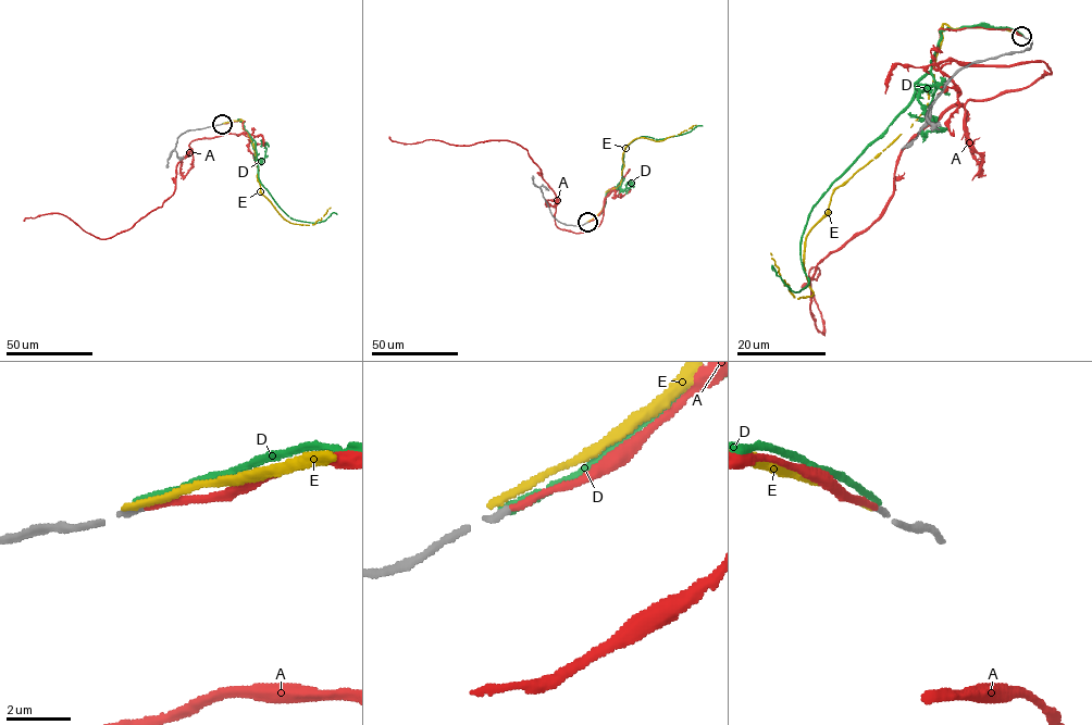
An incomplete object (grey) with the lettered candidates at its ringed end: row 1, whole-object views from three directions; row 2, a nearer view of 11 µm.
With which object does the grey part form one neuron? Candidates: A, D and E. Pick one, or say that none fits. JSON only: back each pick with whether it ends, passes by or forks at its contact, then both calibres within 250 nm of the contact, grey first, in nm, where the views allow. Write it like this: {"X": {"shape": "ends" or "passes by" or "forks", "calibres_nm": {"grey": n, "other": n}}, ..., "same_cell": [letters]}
{"A": {"shape": "ends", "calibres_nm": {"grey": 190, "other": 190}}, "same_cell": ["A"]}

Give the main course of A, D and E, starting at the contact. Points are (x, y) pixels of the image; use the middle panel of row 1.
A: (587, 222), (615, 187), (602, 223), (574, 233), (556, 225), (555, 192), (516, 144), (404, 144), (388, 137)
D: (587, 222), (602, 212), (606, 195), (621, 182), (623, 152), (633, 140), (642, 136), (659, 139), (703, 125)
E: (587, 222), (602, 210), (606, 191), (620, 185), (623, 152), (635, 138), (664, 140), (696, 125)

